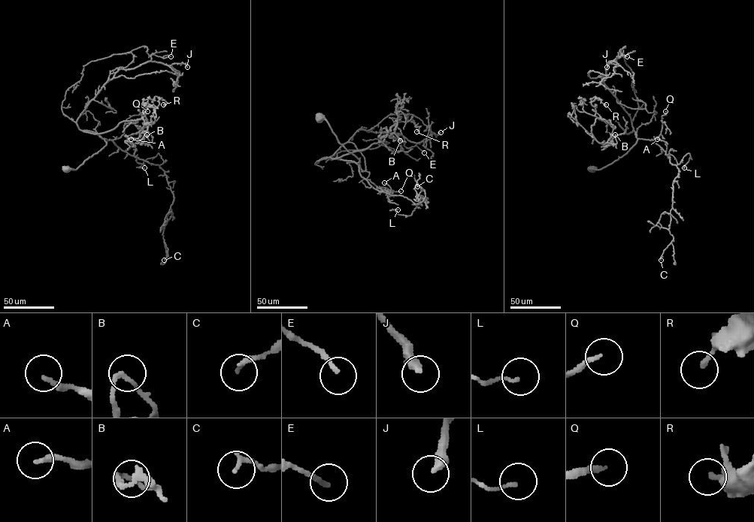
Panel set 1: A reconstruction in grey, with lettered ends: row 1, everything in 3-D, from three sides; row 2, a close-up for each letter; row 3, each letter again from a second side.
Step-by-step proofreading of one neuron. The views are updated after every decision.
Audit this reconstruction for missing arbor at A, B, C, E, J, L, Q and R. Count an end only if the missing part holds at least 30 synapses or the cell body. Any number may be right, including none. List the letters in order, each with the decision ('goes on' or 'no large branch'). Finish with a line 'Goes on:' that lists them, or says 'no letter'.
A: no large branch
B: no large branch
C: no large branch
E: no large branch
J: goes on
L: no large branch
Q: goes on
R: no large branch
Goes on: J, Q

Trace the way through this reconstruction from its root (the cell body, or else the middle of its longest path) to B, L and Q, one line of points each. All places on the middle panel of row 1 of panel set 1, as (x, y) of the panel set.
B: (318, 118), (359, 161), (337, 159), (382, 142), (398, 117), (394, 133), (400, 140)
L: (318, 118), (359, 160), (359, 174), (370, 185), (417, 206), (410, 215), (393, 209), (398, 209)
Q: (318, 118), (326, 121), (339, 142), (359, 160), (358, 164), (361, 176), (377, 188), (401, 191)

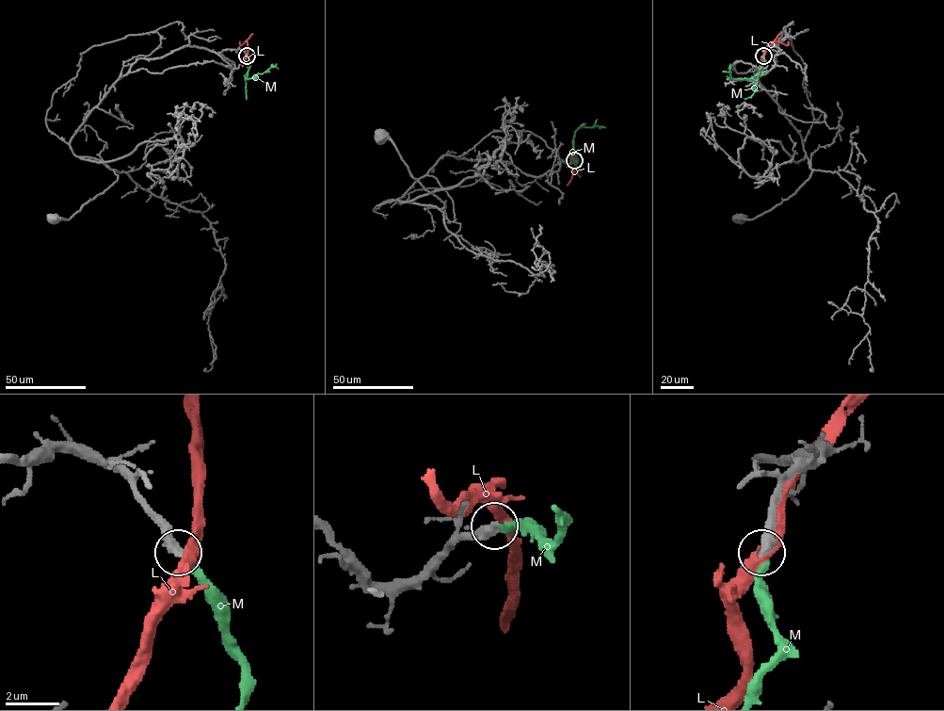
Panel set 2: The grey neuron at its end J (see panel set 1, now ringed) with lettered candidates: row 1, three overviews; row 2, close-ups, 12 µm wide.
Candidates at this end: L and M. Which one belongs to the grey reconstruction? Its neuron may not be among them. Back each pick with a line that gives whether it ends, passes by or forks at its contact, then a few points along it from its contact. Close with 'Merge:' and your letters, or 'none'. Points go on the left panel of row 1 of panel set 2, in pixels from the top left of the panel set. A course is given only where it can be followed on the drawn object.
M: It ends there. Its course: (247, 55), (250, 63), (245, 80), (271, 67), (278, 69)
Merge: M

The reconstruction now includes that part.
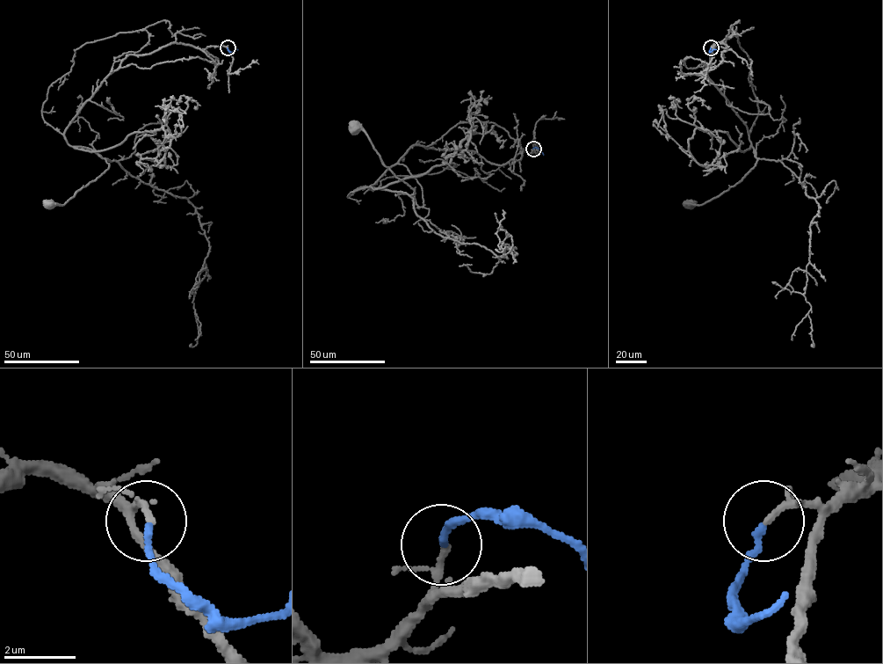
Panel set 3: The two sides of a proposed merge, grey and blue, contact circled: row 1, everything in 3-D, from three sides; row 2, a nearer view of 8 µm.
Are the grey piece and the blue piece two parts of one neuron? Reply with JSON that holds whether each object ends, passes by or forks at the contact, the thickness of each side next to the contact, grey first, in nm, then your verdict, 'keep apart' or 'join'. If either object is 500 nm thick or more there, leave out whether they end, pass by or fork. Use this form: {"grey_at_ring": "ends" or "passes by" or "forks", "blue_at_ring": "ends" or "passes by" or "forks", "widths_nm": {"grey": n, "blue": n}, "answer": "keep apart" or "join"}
{"grey_at_ring": "passes by", "blue_at_ring": "ends", "widths_nm": {"grey": 130, "blue": 190}, "answer": "join"}

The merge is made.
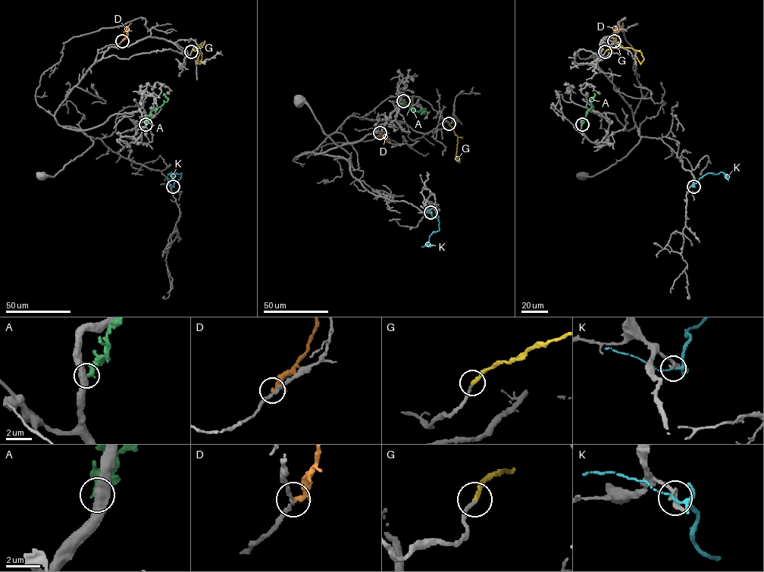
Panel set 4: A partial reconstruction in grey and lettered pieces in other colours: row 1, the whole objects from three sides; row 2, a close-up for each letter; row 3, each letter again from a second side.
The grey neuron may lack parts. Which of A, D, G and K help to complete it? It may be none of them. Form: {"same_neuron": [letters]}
{"same_neuron": ["G"]}

